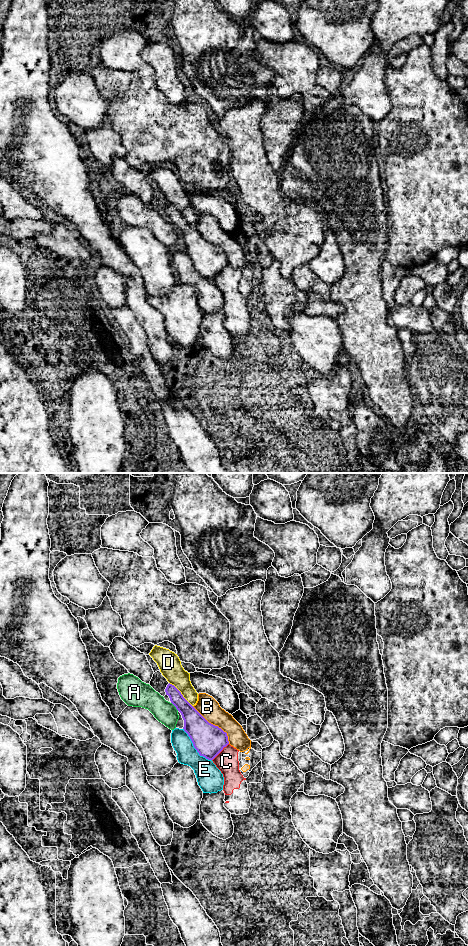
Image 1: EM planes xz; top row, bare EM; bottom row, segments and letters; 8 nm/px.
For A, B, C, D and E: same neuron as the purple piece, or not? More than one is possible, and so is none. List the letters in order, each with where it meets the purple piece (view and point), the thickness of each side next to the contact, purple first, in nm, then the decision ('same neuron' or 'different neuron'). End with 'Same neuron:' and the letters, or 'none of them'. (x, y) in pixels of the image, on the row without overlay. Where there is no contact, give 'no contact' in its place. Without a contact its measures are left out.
A: contact xz (174, 225); calibres 190 and 180 nm; different neuron
B: contact xz (214, 245); calibres 260 and 170 nm; different neuron
C: contact xz (220, 271); calibres 260 and 180 nm; different neuron
D: contact xz (181, 214); calibres 170 and 180 nm; different neuron
E: contact xz (194, 267); calibres 260 and 190 nm; different neuron
Same neuron: none of them

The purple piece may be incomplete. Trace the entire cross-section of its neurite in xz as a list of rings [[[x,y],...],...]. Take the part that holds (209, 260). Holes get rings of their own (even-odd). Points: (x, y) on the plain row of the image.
[[[172,204],[165,209],[171,223],[181,233],[184,251],[200,276],[213,280],[229,264],[227,253],[209,243]]]

